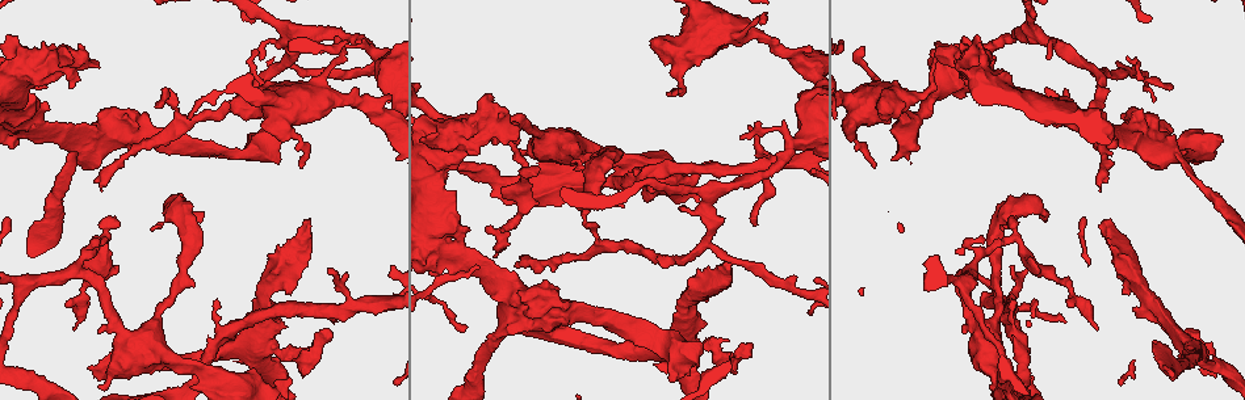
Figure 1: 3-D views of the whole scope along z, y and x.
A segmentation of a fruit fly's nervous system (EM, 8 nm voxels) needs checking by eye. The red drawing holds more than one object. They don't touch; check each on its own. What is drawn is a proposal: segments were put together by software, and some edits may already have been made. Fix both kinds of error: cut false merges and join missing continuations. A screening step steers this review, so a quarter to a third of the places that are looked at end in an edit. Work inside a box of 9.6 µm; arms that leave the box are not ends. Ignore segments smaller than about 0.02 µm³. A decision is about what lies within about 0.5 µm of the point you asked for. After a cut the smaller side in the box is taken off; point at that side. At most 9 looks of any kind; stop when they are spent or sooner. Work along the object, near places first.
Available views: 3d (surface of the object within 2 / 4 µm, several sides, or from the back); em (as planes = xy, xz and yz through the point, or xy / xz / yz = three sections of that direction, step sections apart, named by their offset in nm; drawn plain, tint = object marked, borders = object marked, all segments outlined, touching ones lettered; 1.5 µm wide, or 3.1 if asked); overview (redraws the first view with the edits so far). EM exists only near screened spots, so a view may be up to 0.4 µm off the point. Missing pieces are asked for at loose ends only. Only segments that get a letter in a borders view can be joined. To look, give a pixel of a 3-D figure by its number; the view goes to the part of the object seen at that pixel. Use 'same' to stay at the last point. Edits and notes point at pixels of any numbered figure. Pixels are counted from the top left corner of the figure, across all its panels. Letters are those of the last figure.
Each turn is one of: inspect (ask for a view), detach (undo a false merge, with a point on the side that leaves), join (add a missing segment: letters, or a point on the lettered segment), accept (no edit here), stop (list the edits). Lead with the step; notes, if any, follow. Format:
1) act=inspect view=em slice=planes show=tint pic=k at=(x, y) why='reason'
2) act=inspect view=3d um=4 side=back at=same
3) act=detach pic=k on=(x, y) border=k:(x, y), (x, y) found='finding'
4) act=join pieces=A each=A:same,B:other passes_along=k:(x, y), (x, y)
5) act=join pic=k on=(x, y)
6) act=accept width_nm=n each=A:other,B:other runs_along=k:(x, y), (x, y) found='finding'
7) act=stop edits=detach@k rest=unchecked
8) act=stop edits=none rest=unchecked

act=inspect view=em slice=xz step=8 show=tint pic=1 at=(1174, 156) why='thick turns thin'

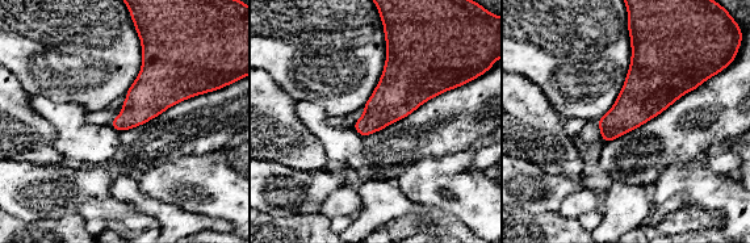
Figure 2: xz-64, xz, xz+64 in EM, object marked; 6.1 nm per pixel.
act=inspect view=em slice=planes show=tint at=same

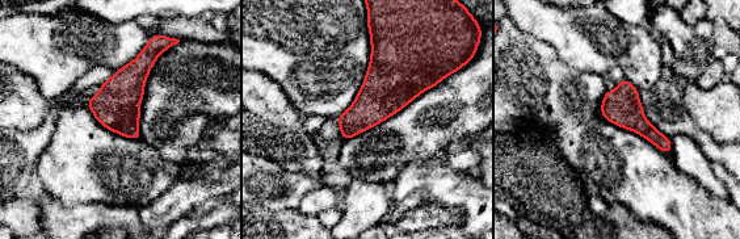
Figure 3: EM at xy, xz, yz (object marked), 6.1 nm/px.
act=inspect view=em slice=planes show=borders at=same

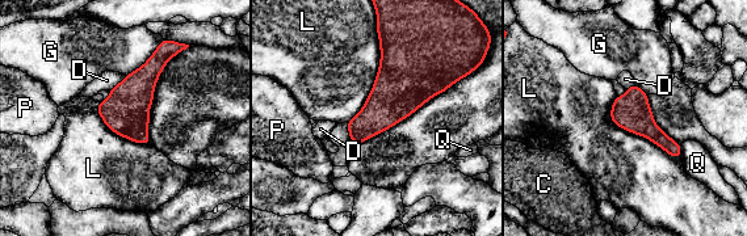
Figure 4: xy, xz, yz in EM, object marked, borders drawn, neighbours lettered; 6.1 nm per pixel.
act=accept longest_contact=L:550nm each=C:other,D:other,G:other,L:other,P:other,Q:other found='one neuron here'

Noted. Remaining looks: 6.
act=inspect view=3d um=4 pic=1 at=(308, 226) why='an open end'

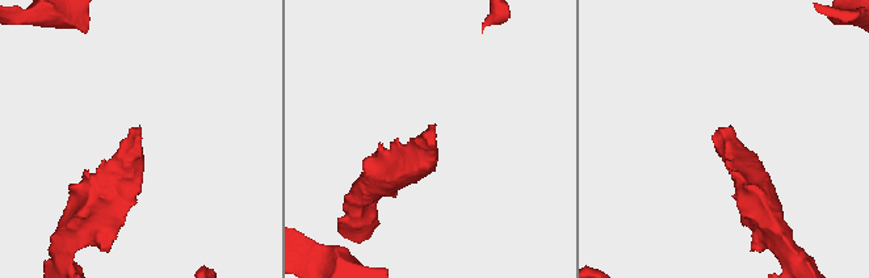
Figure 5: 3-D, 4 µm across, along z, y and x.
act=inspect view=em slice=planes show=borders pic=5 at=(436, 125)

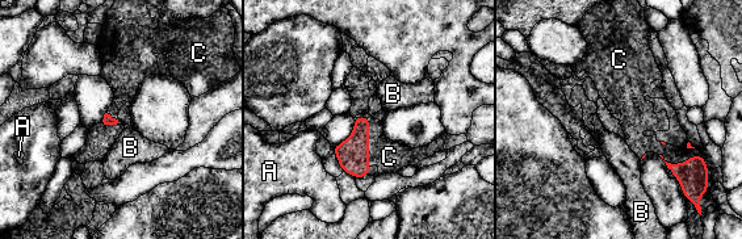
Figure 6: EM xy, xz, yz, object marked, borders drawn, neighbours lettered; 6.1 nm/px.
act=join pieces=C each=A:other,B:other,C:same passes_along=6:(352, 154), (368, 137), (389, 156) found='it goes on there'

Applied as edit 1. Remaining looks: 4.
act=inspect view=3d um=2 pic=1 at=(329, 331) why='branch stops here'

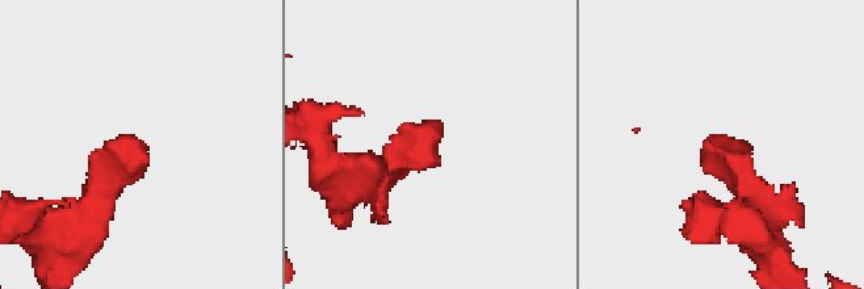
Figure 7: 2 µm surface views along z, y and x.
act=inspect view=em slice=yz step=4 show=borders pic=7 at=(146, 149)

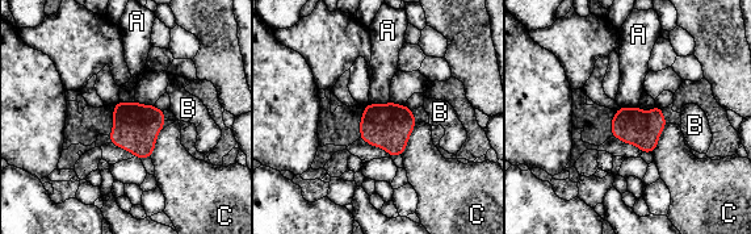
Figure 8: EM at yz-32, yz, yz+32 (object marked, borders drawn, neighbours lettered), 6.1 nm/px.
act=accept each=A:other,B:other,C:other border=8:(390, 101), (368, 104) found='none of them fits'

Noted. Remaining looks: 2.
act=stop edits=join@6 rest=unchecked

